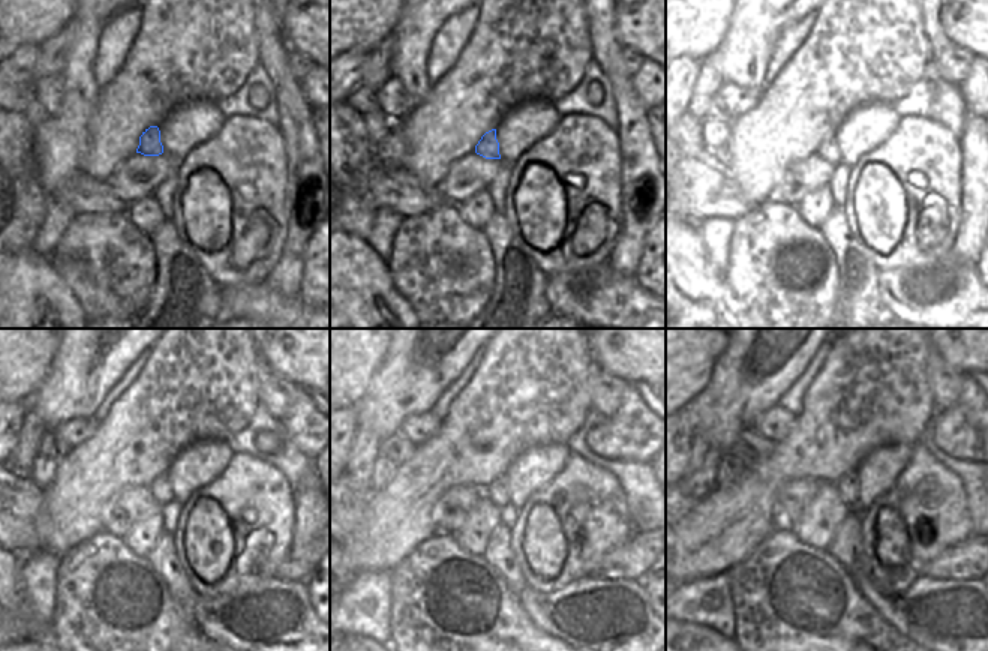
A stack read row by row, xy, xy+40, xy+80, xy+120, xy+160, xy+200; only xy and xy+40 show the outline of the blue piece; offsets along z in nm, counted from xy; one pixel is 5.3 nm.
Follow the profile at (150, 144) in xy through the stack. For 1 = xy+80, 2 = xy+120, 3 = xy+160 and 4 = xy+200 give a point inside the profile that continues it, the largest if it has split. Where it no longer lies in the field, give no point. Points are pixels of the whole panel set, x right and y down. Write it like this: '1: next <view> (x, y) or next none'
1: next xy+80 (828, 149)
2: next xy+120 (159, 488)
3: next xy+160 (496, 491)
4: next xy+200 (846, 486)

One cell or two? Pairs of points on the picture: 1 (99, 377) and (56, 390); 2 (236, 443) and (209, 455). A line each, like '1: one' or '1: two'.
1: one
2: two

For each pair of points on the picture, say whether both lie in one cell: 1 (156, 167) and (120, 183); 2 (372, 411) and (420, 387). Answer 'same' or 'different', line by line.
1: same
2: same

